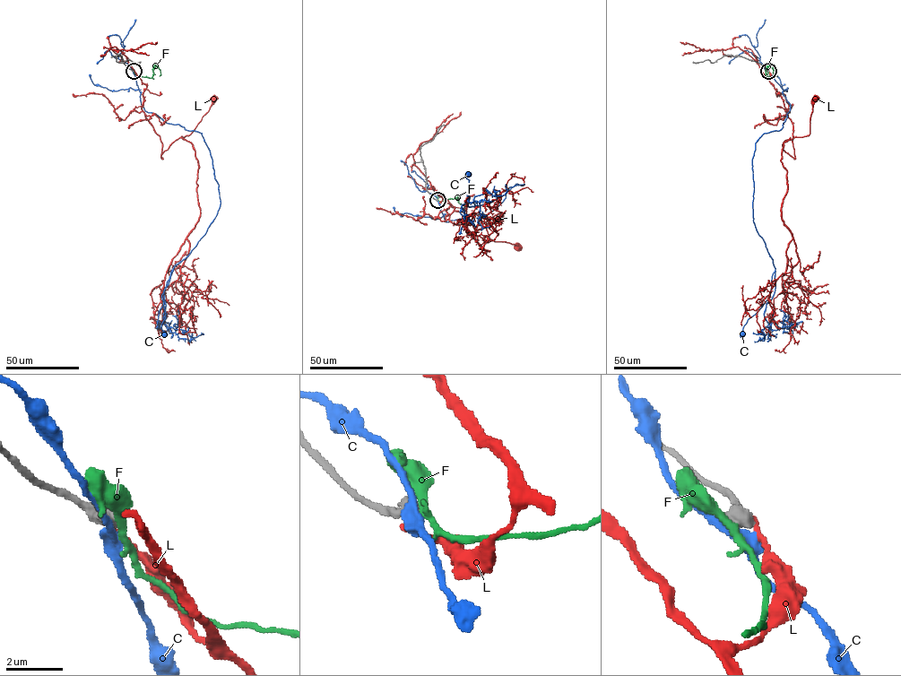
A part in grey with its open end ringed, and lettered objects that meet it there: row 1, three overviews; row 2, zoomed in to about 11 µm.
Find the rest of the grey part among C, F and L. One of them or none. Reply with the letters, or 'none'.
none

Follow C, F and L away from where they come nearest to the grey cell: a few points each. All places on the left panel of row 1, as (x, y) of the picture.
C: (133, 71), (145, 110), (202, 133), (212, 160), (220, 207), (164, 291), (163, 324), (191, 337), (201, 333)
F: (134, 71), (139, 76), (151, 78), (154, 64), (160, 70), (160, 76)
L: (133, 71), (146, 86), (142, 108), (160, 136), (162, 159), (176, 140), (190, 134), (213, 99)

